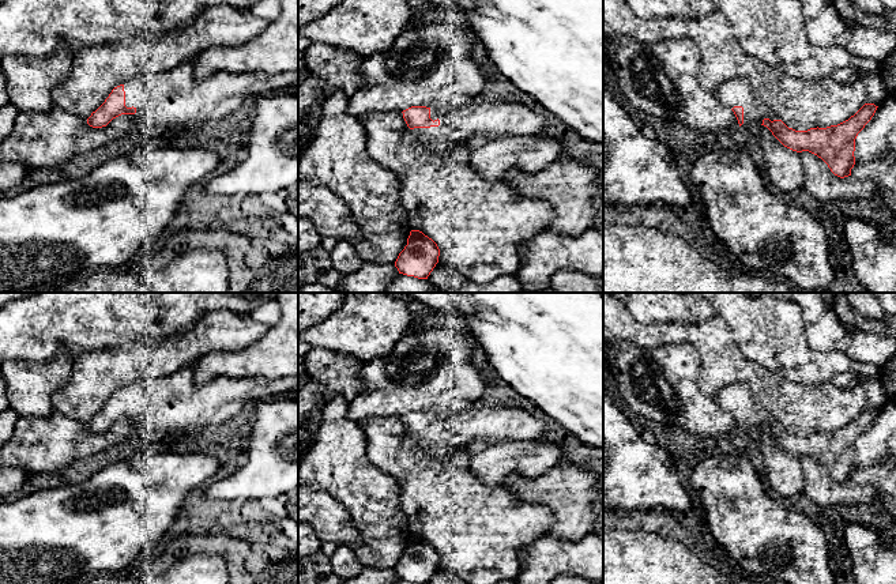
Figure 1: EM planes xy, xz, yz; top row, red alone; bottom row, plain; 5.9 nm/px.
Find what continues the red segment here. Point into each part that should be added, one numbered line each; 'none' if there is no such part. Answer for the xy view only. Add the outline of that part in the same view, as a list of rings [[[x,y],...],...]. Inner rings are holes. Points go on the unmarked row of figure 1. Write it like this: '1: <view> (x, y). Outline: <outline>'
1: xy (176, 402). Outline: [[[193,366],[124,388],[125,411],[136,414],[139,427],[169,432],[222,423],[237,417],[248,402],[295,392],[298,376],[278,380],[217,377],[197,384]]]

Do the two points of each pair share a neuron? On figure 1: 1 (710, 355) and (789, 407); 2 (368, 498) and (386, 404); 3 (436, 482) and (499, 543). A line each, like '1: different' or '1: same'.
1: same
2: different
3: same

